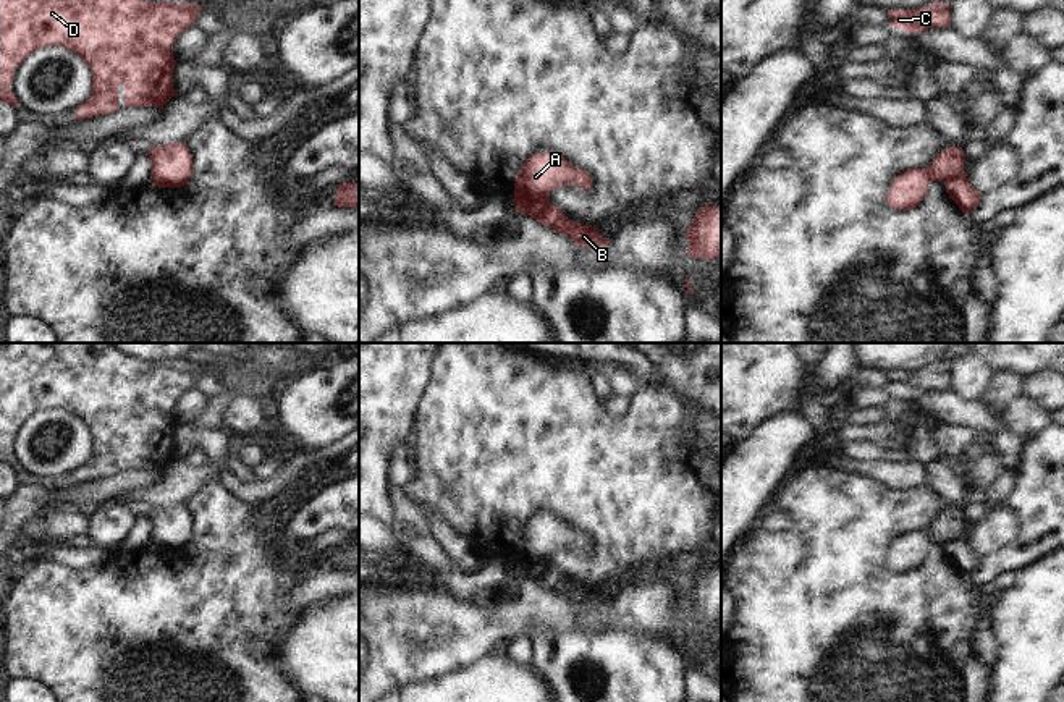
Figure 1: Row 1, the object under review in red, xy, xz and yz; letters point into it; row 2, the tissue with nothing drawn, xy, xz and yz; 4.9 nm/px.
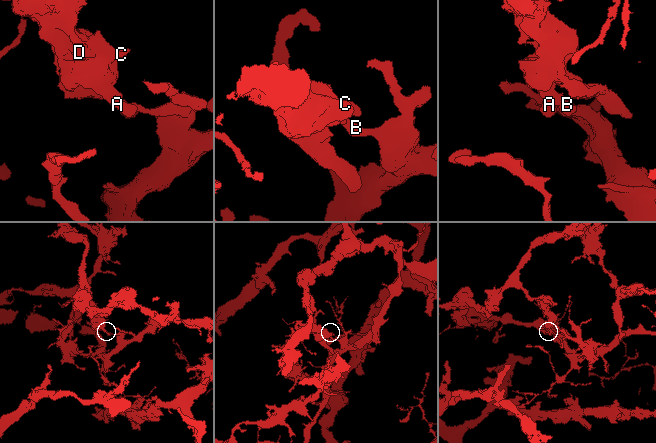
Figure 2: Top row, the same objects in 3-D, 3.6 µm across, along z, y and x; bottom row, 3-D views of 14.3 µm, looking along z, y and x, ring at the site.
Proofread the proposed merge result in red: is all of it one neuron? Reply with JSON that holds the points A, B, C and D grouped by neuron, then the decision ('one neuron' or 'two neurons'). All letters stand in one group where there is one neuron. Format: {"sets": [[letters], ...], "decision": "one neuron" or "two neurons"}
{"sets": [["A", "C", "D"], ["B"]], "decision": "two neurons"}

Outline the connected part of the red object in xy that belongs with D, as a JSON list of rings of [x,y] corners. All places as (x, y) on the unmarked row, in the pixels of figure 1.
[[[0,343],[0,464],[18,471],[8,451],[16,430],[37,411],[60,408],[92,432],[92,458],[76,469],[86,482],[118,472],[118,448],[125,446],[125,469],[160,469],[175,459],[173,406],[201,377],[197,366],[152,366],[113,343]]]

